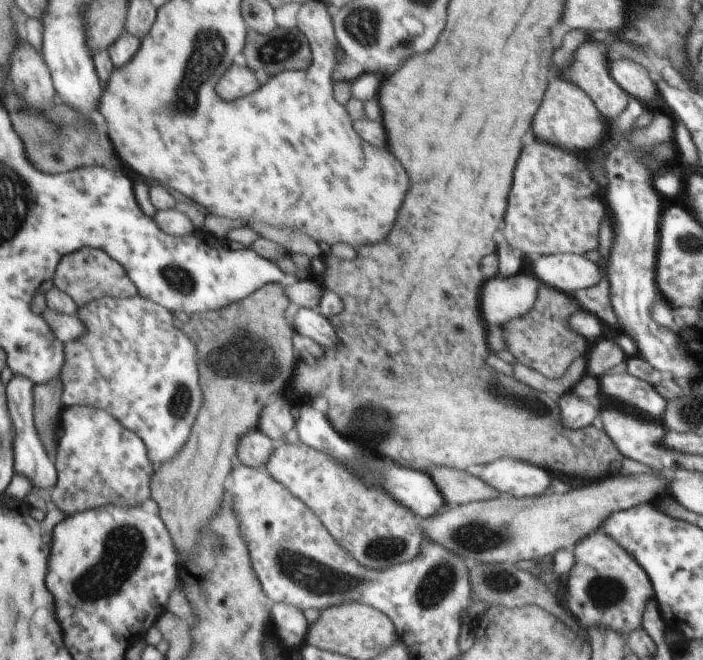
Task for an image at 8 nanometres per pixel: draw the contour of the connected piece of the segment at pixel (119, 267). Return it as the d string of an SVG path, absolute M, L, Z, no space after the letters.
M84 248L76 254L63 258L54 278L54 284L60 290L70 293L80 307L107 296L124 298L141 294L138 285L128 274L127 268L102 249Z

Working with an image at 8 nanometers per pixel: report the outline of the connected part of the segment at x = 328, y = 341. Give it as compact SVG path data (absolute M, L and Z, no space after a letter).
M299 307L294 309L292 319L297 331L301 332L302 335L305 334L308 338L320 342L326 348L338 348L340 346L340 340L334 332L332 324L324 315L316 313L308 307Z

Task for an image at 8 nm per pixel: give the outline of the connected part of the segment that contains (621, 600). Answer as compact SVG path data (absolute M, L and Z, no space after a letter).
M596 532L590 538L581 540L574 548L576 563L568 572L569 578L565 583L565 600L558 601L558 604L572 614L579 624L585 628L590 625L593 627L608 627L618 631L622 636L630 635L630 632L639 630L643 624L643 614L646 610L648 602L655 597L654 585L648 576L643 565L639 563L618 542L614 542L610 536L606 536L604 532Z

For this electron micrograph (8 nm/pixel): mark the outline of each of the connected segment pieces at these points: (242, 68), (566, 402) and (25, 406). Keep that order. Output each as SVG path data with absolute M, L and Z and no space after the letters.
M238 61L222 79L219 80L217 89L224 100L234 100L246 94L252 94L260 88L258 76L243 61Z
M568 392L558 400L560 400L558 406L562 412L562 422L574 430L590 426L600 416L599 409L594 408L594 405L574 392Z
M14 376L14 380L8 386L10 396L10 410L14 416L16 426L16 474L28 476L36 488L54 488L58 484L58 470L54 458L48 454L38 428L36 428L36 414L34 414L34 382L29 376Z

